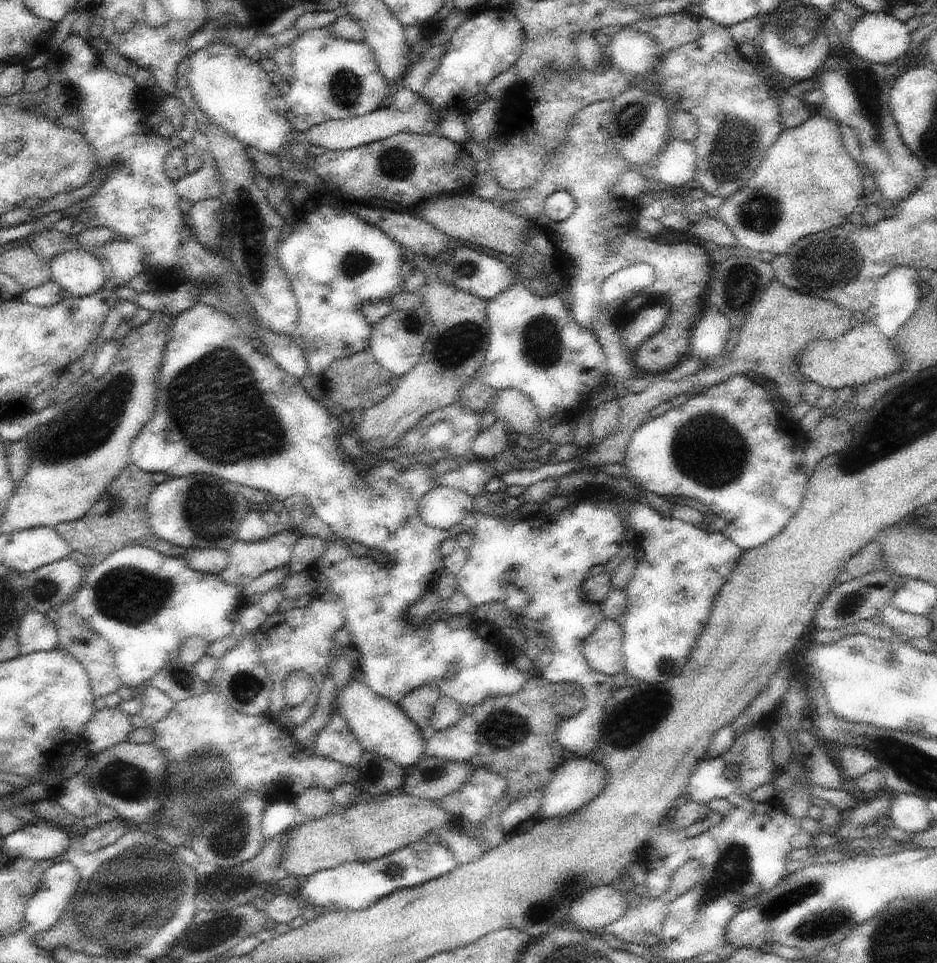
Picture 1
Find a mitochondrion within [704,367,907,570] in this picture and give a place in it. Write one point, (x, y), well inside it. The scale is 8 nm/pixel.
(865, 450)

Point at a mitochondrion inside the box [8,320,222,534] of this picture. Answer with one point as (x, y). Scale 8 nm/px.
(110, 403)

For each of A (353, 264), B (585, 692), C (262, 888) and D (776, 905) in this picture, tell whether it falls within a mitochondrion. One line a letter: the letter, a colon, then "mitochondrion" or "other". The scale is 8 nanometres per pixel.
A: mitochondrion
B: other
C: other
D: mitochondrion

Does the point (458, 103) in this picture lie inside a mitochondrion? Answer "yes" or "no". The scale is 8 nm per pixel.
no

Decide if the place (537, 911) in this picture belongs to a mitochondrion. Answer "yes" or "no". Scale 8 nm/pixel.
yes

